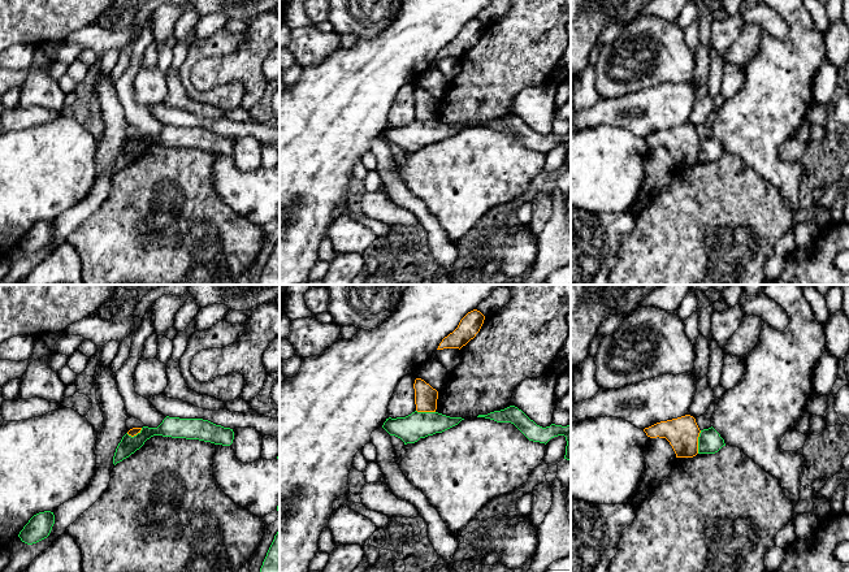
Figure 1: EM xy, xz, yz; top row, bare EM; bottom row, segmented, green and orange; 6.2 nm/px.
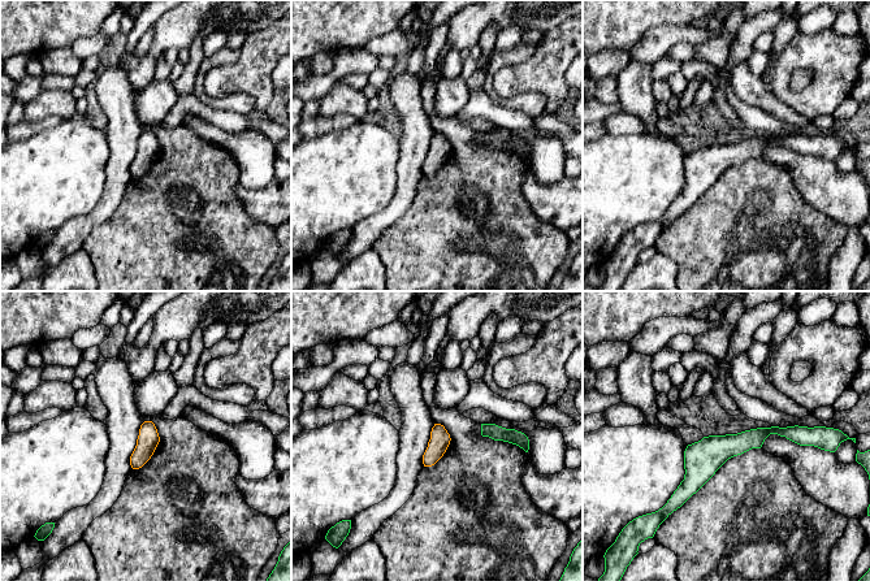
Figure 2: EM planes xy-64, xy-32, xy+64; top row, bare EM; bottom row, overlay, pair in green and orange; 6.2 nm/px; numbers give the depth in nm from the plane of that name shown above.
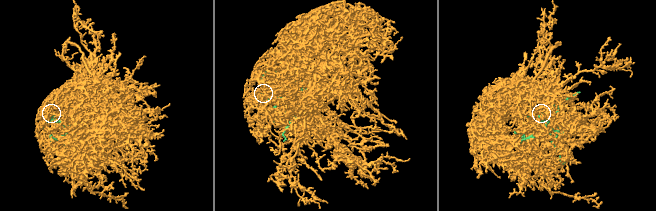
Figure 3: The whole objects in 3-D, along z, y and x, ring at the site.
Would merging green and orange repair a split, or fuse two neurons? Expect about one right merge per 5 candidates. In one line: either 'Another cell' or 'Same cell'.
Another cell

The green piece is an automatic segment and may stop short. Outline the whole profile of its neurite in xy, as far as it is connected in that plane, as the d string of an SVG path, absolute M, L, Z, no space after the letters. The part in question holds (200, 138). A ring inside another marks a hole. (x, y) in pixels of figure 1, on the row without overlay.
M166 125L157 136L143 135L134 146L126 142L116 157L113 173L116 174L129 166L153 144L199 148L222 155L230 155L234 148L233 138L216 134L208 129Z

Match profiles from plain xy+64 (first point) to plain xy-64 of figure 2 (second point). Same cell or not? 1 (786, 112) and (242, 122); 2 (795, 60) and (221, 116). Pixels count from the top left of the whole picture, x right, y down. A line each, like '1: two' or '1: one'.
1: two
2: two

